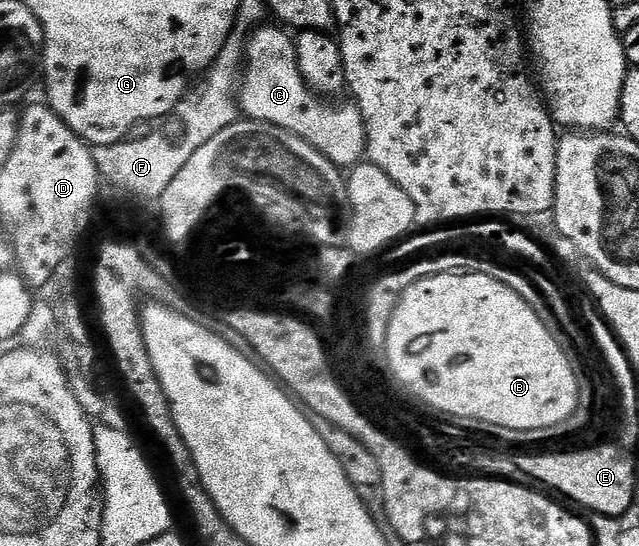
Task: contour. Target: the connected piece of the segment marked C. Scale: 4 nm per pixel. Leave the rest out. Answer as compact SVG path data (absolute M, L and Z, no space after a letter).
M264 24L254 30L246 42L245 68L237 93L242 112L252 121L276 125L305 139L309 147L321 151L321 155L335 165L354 167L360 164L367 151L367 132L359 106L354 103L334 105L331 102L334 100L324 99L311 89L297 63L295 37L286 28L275 25Z

